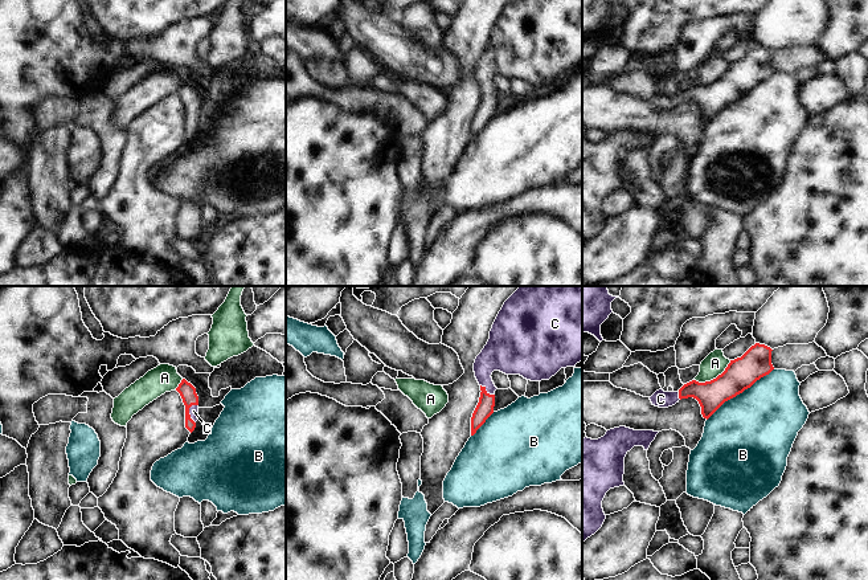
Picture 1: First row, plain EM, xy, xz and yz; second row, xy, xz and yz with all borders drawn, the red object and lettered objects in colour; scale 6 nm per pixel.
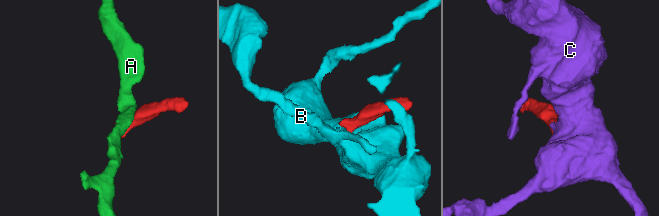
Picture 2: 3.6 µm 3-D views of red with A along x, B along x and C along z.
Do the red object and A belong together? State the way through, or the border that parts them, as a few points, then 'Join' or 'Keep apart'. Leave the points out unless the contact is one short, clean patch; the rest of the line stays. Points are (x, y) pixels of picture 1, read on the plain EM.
Boundary: yz (731, 64), (715, 81), (704, 85), (695, 84). Keep apart.

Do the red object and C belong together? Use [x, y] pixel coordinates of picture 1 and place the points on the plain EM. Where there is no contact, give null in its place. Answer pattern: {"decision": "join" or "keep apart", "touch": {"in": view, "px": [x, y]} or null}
{"decision": "join", "touch": {"in": "xy", "px": [188, 117]}}

